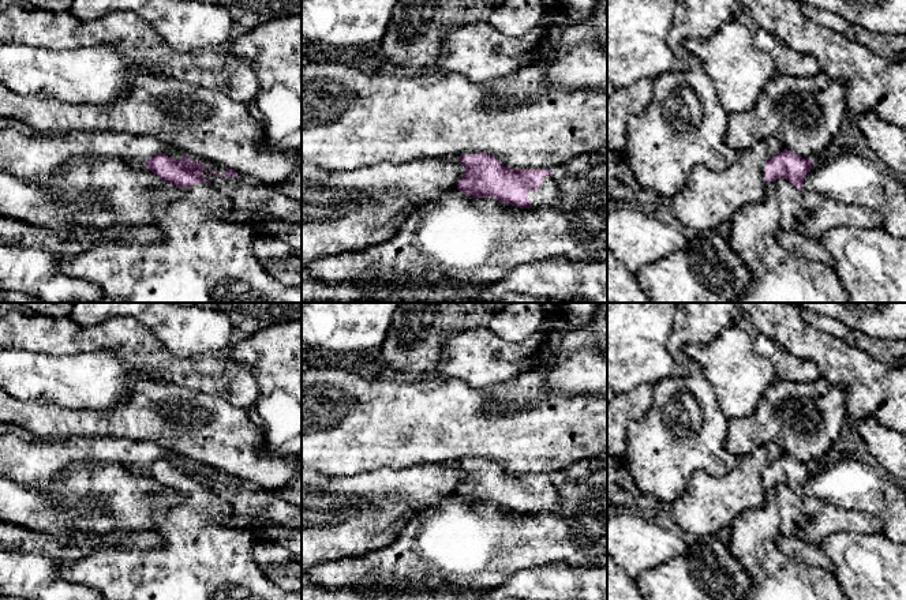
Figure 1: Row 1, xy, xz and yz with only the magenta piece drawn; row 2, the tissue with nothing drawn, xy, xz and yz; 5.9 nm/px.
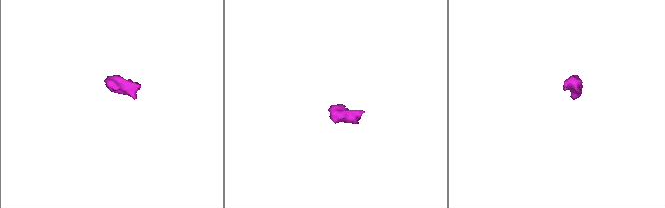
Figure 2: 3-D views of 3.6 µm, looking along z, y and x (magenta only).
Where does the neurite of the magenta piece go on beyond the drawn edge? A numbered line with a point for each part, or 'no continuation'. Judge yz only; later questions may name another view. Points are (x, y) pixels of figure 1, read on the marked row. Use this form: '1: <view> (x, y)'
1: yz (778, 276)

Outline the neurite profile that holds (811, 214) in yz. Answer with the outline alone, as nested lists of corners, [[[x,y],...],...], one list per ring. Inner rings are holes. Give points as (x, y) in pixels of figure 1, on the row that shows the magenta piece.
[[[786,179],[775,180],[775,195],[780,229],[806,239],[821,241],[831,229],[839,226],[883,226],[881,217],[869,207],[845,205],[823,194],[798,190]]]

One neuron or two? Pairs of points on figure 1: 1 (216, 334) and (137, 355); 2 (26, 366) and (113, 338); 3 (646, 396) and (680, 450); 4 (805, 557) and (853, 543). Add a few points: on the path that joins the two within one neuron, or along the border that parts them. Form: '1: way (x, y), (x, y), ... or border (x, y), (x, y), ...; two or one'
1: border (142, 325), (176, 356), (195, 357); two
2: border (23, 349), (32, 353), (55, 356), (86, 352); two
3: border (654, 385), (651, 407), (628, 426); two
4: border (820, 547), (834, 565), (835, 573); two

